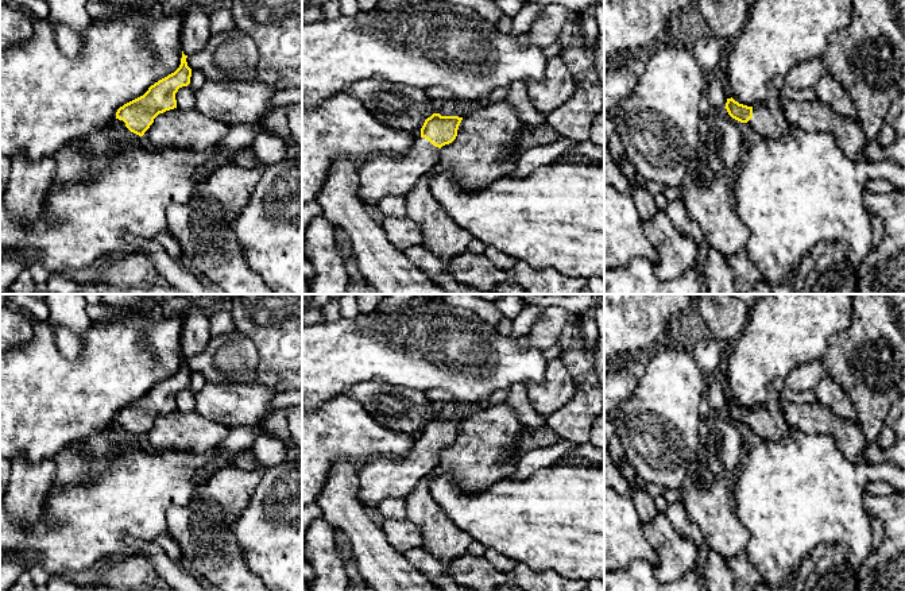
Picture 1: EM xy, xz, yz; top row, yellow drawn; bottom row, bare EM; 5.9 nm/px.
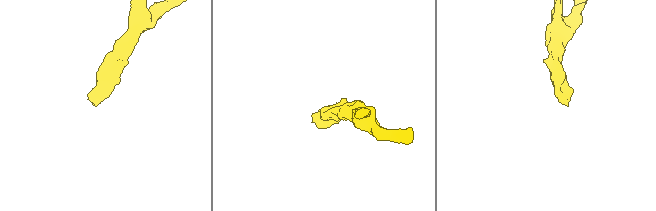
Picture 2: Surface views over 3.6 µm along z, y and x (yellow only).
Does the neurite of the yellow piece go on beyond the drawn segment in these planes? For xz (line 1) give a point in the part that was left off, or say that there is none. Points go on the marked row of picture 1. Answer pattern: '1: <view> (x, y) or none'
1: xz (382, 176)

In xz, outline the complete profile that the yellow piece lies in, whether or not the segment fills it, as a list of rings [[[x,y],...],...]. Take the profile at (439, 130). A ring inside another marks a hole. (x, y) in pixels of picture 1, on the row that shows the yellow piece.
[[[433,113],[421,128],[411,150],[403,155],[379,155],[359,163],[359,198],[378,205],[387,196],[406,197],[417,181],[440,159],[440,148],[452,143],[463,117]]]

